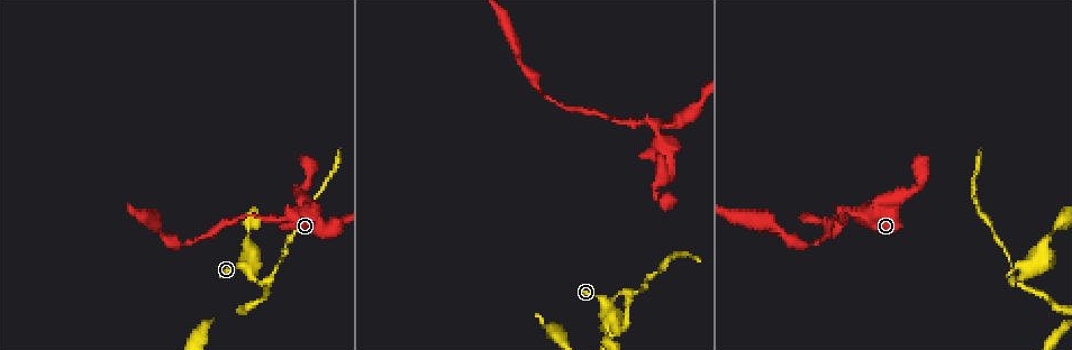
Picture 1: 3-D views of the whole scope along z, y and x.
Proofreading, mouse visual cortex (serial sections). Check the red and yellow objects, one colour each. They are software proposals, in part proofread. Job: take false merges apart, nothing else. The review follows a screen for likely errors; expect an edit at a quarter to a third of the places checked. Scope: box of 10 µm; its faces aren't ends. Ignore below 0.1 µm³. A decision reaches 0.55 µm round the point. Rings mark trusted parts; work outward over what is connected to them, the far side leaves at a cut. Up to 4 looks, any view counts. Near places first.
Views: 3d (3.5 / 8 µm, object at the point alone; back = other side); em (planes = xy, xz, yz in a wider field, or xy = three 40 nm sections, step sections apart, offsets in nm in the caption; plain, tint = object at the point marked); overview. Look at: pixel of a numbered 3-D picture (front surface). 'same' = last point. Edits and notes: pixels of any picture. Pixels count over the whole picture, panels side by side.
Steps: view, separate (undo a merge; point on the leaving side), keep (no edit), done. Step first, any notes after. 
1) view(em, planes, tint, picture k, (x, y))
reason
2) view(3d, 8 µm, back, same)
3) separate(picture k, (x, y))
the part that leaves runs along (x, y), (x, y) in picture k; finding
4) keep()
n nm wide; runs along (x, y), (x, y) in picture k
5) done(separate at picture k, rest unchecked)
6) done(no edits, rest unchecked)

view(3d, 3.5 µm, back, picture 1, (849, 214))
abrupt turn

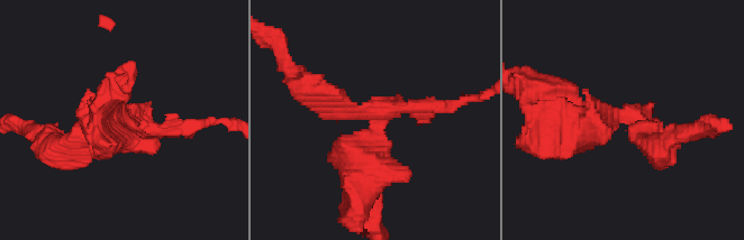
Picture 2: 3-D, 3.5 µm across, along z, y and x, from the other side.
view(em, planes, tint, picture 2, (378, 116))
3 arms; arms of 200, 200, 500 nm

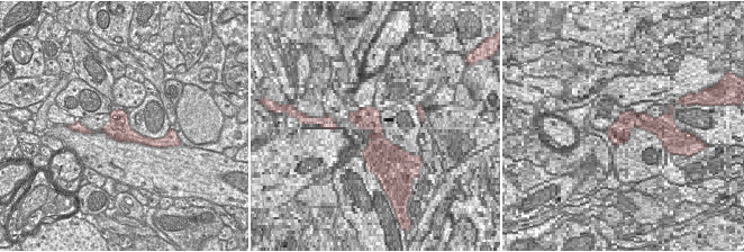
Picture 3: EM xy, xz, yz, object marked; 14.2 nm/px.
keep()
320 nm wide; runs along (361, 182), (382, 112), (451, 107) in picture 2; continuous, no second cell

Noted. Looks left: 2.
view(3d, 3.5 µm, picture 1, (783, 234))
thin neck

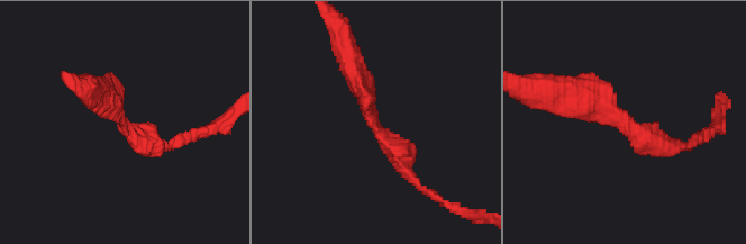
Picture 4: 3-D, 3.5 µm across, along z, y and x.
view(em, xy, step 1, tint, picture 4, (373, 123))
arms of 250, 350 nm; now the EM

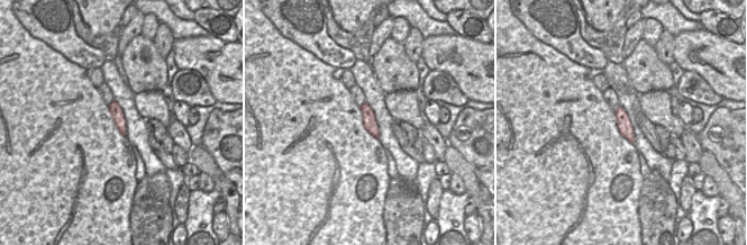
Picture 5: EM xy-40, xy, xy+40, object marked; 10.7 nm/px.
keep()
runs along (410, 175), (372, 124), (351, 61) in picture 4; all the same cell

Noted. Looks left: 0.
done(no edits, rest unchecked)

